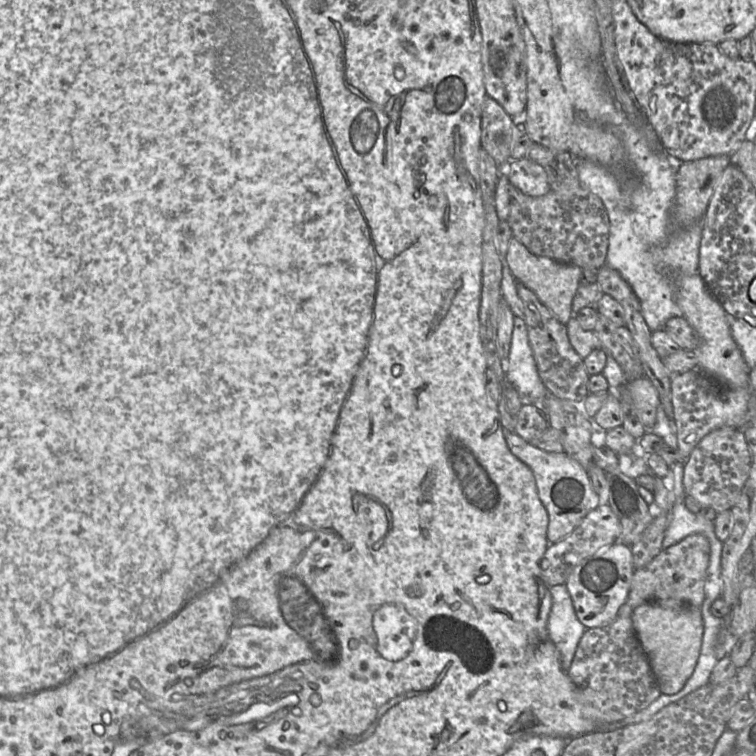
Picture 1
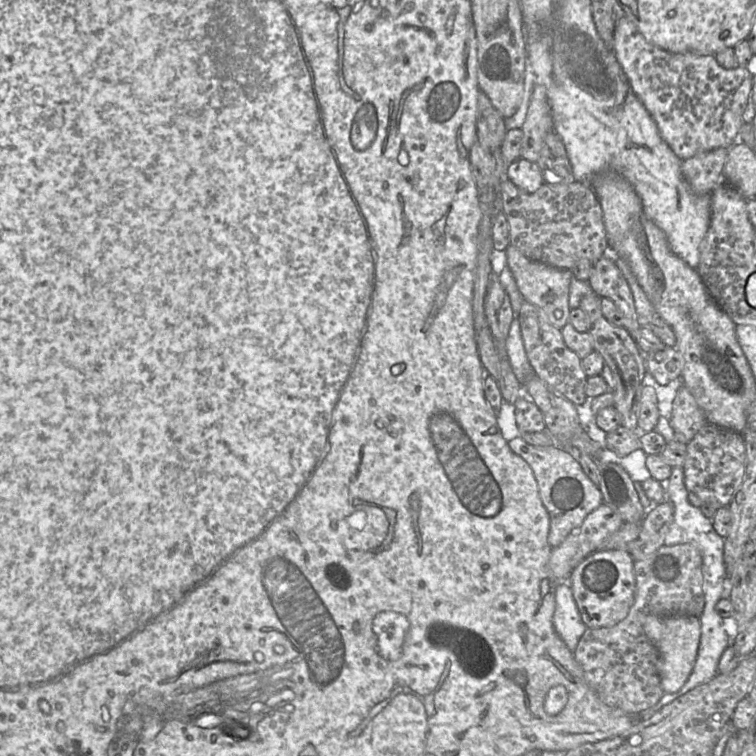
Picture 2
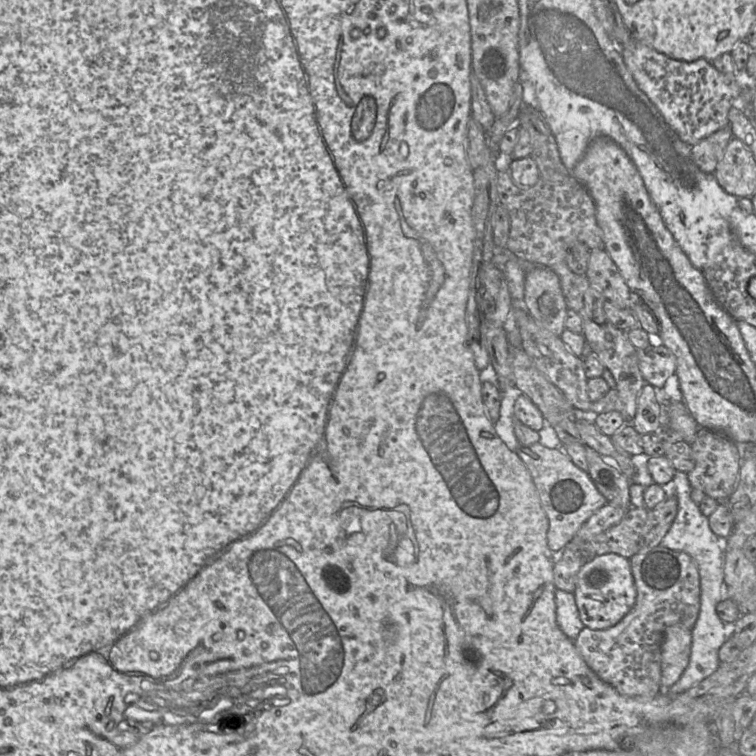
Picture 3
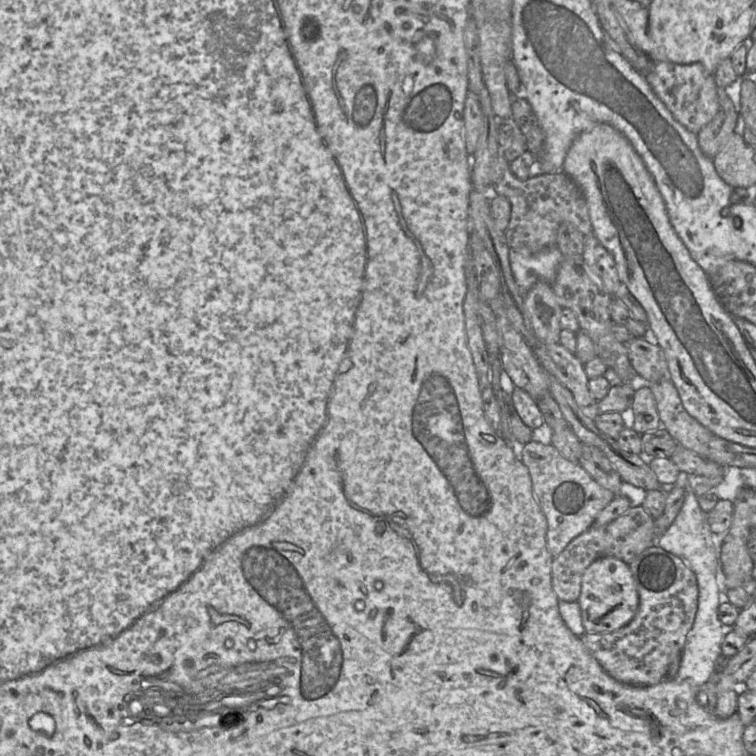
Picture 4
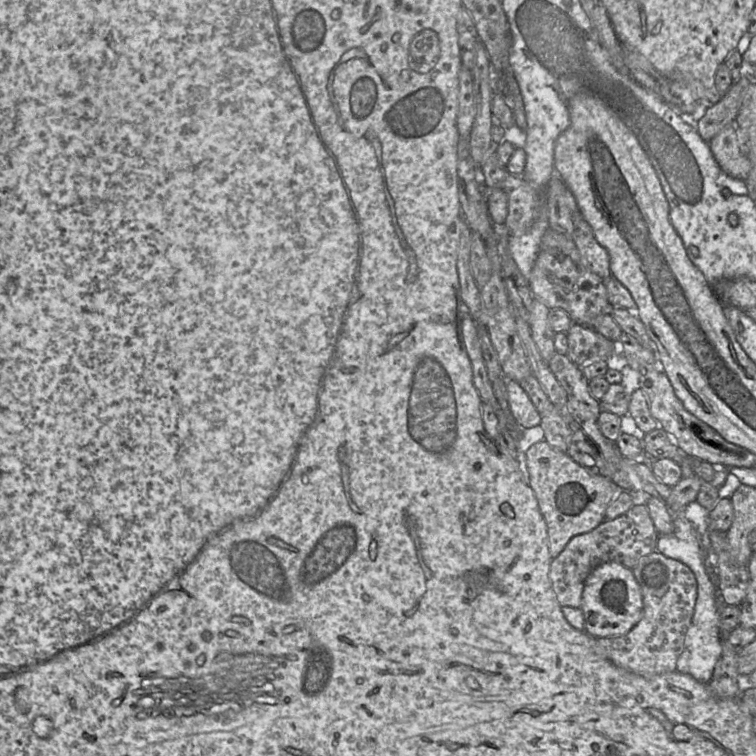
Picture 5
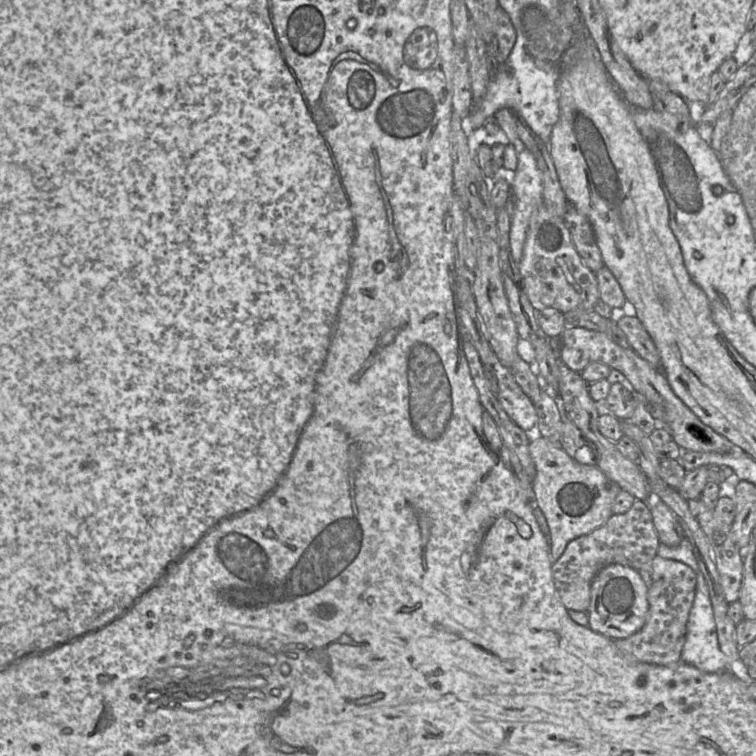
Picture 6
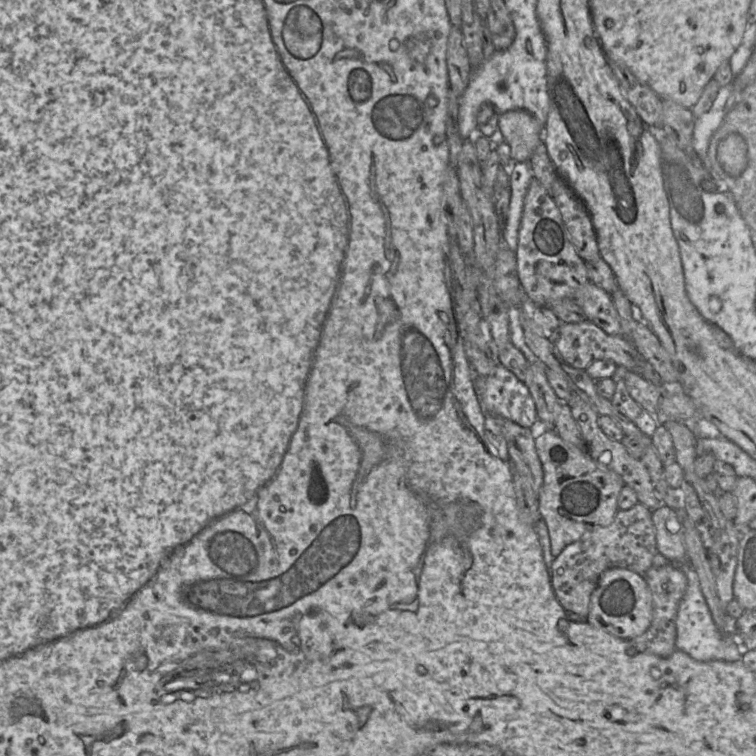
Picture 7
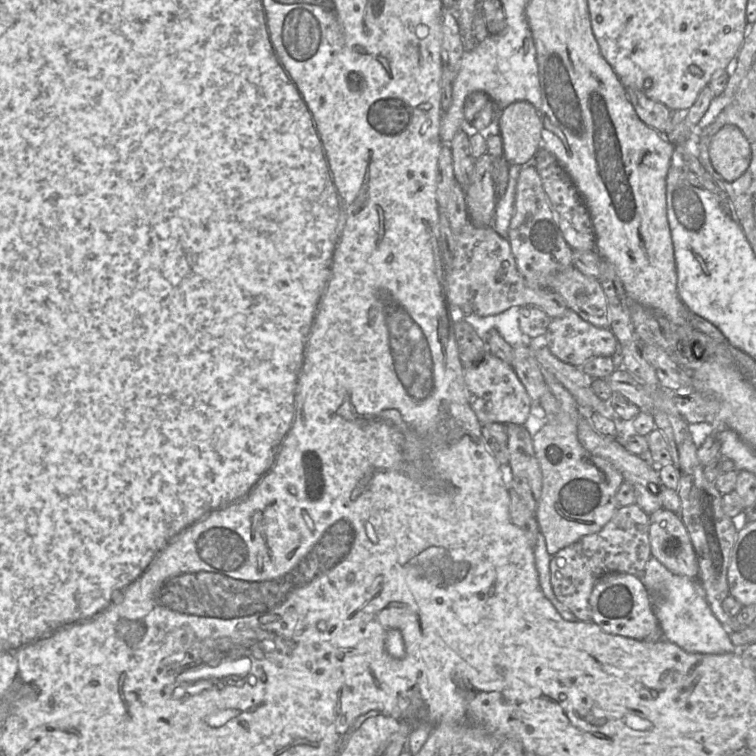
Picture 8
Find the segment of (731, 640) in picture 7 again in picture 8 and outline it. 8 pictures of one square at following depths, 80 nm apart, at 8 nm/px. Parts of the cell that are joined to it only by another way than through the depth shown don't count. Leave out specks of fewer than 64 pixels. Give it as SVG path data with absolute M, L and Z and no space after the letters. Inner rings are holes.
M651 556L641 580L652 600L663 638L689 653L721 654L738 651L731 642L729 630L713 614L697 579L674 574Z

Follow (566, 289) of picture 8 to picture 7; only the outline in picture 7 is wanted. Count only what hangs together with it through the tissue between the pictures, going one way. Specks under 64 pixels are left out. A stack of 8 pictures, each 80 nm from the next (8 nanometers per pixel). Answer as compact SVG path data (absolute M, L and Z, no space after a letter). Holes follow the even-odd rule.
M593 282L581 287L575 296L576 304L590 321L609 335L621 335L620 320L611 295Z

